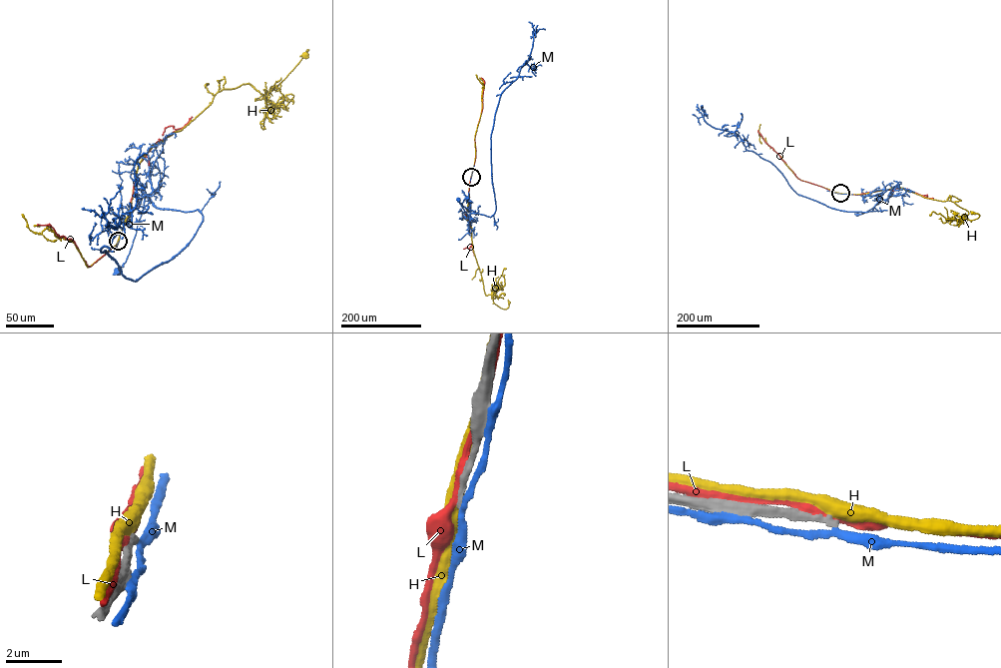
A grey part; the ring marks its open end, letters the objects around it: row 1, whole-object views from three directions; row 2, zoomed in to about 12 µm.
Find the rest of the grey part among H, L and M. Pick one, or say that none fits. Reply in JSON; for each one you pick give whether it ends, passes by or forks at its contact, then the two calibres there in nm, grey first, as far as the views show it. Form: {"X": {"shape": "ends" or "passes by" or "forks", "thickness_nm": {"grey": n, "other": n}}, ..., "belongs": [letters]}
{"belongs": []}

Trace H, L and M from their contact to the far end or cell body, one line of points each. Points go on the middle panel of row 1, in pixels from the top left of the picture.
H: (471, 177), (466, 215), (484, 293), (491, 295), (493, 303), (502, 309), (507, 309), (509, 303)
L: (471, 177), (475, 158), (475, 136), (482, 106), (484, 82), (481, 77)
M: (471, 177), (470, 214), (467, 215), (458, 201)

